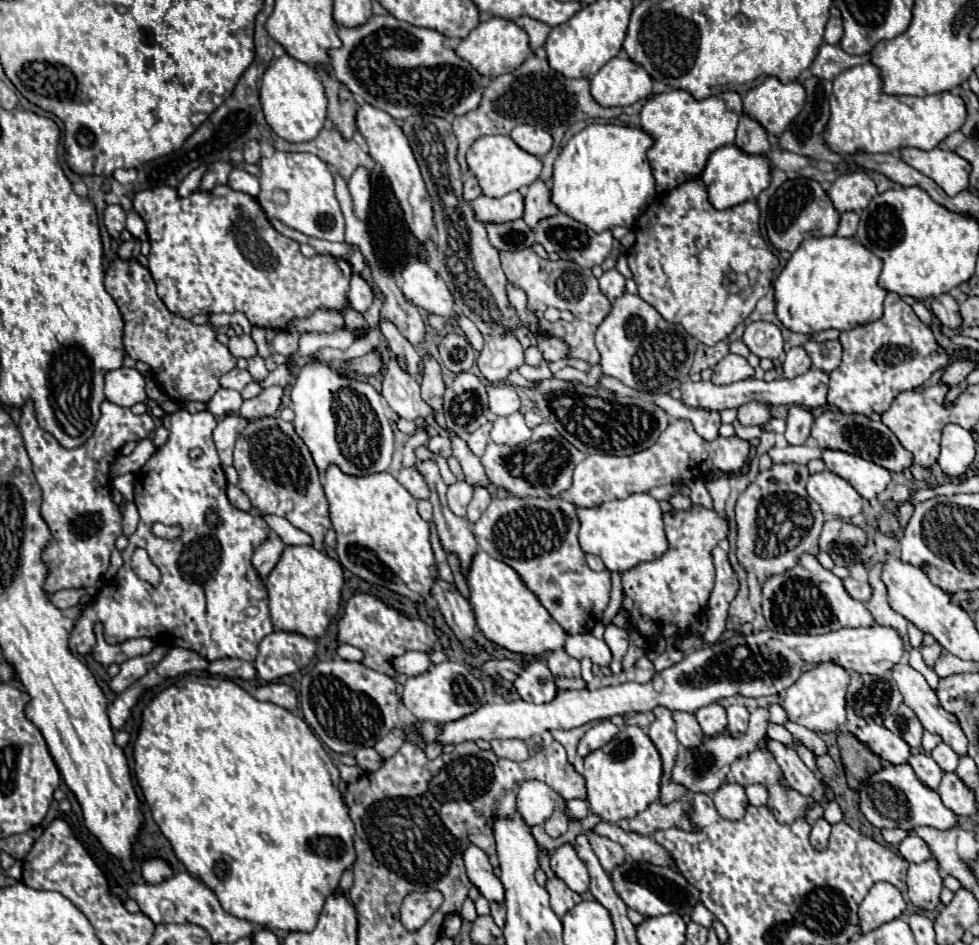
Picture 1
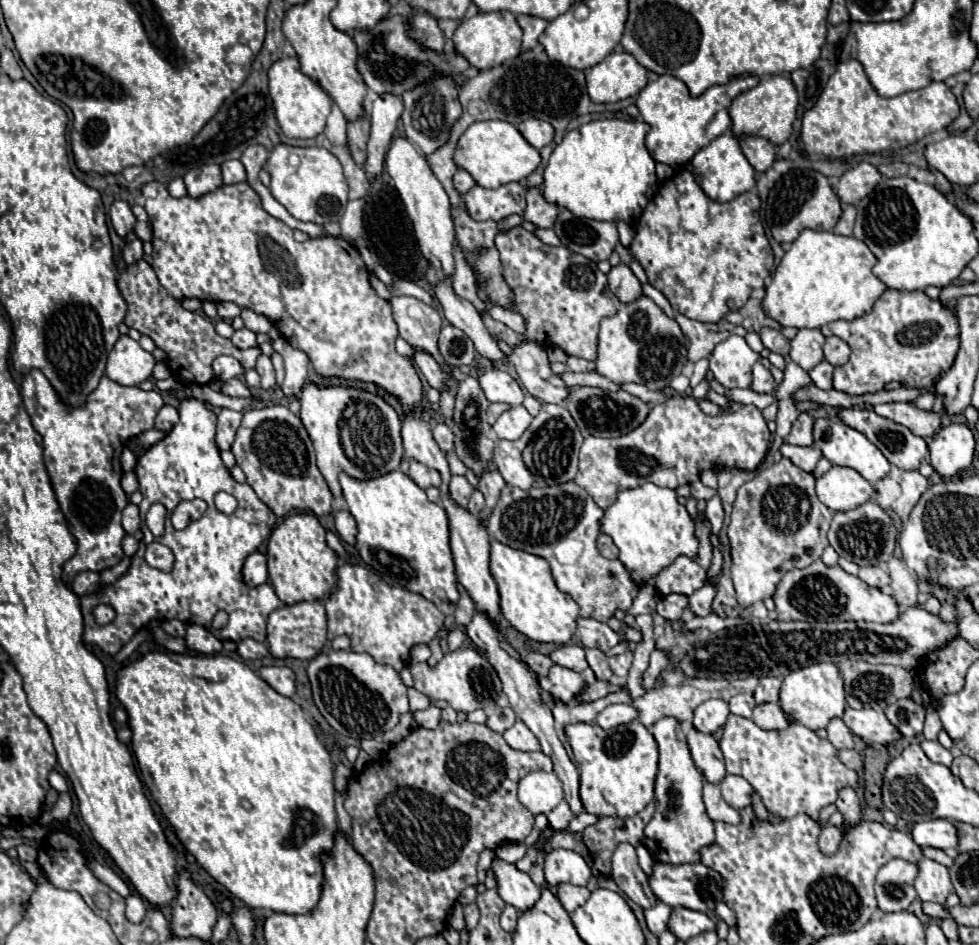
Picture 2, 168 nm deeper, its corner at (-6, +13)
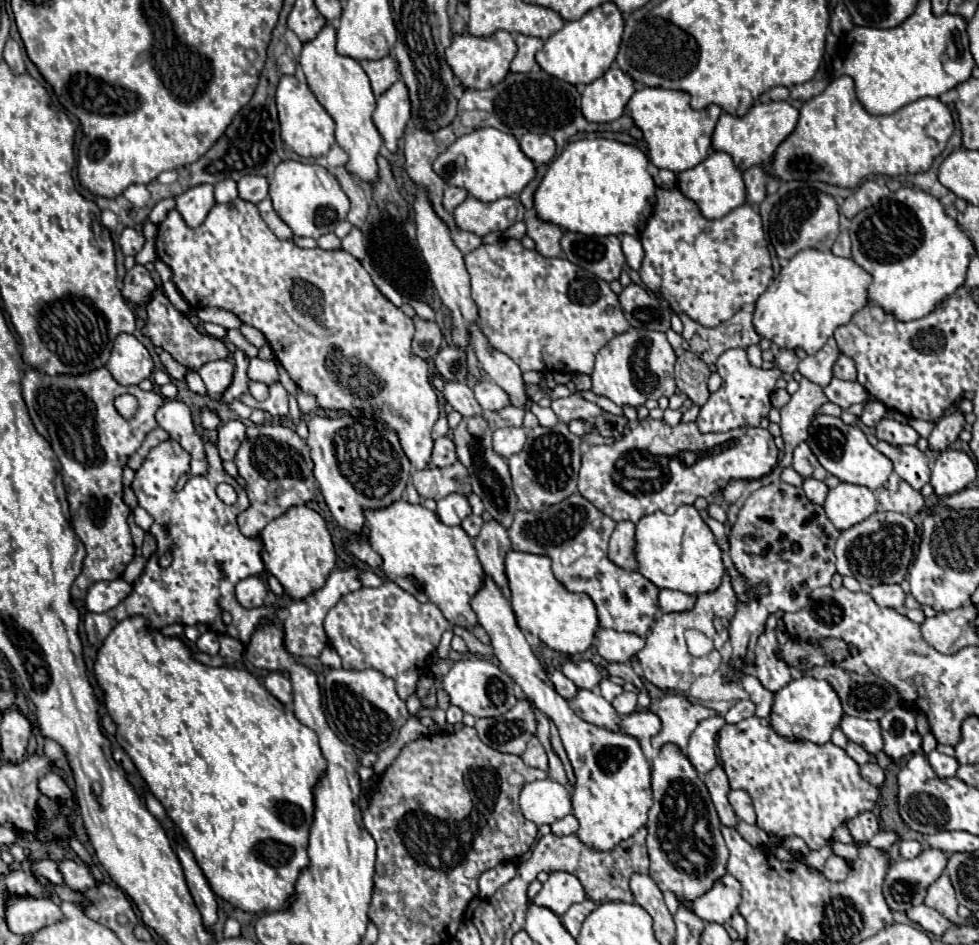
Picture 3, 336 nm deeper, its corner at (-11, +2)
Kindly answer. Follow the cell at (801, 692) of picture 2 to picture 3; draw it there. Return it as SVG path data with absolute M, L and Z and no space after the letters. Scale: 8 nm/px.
M813 677L793 679L785 689L779 689L773 699L773 709L769 717L769 725L775 733L789 741L811 741L815 745L825 745L831 739L831 733L837 729L843 717L841 701L835 689L827 681L819 681Z

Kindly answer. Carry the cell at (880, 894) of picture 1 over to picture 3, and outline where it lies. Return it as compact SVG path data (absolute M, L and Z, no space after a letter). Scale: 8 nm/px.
M927 847L915 859L897 861L889 867L883 883L883 895L891 909L905 913L923 903L927 887L937 881L947 865L947 855L941 849Z

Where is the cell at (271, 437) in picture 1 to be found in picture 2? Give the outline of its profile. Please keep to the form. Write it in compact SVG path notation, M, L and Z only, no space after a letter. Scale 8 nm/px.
M276 404L244 412L244 420L232 444L232 454L246 474L246 482L276 516L288 516L288 512L296 510L320 518L332 512L334 496L316 466L312 440L298 414L290 412L286 406Z

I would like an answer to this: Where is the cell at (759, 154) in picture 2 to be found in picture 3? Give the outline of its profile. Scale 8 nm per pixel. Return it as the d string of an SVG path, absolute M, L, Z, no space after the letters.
M751 167L743 171L743 181L745 181L747 203L759 205L765 199L765 183L767 183L765 171L761 167Z

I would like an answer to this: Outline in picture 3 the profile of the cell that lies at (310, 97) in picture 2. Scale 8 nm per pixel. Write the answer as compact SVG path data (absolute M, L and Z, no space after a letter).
M281 77L277 87L277 109L279 109L279 125L281 139L301 157L319 157L327 155L331 145L335 143L335 123L329 113L319 105L311 89L297 81L295 77Z

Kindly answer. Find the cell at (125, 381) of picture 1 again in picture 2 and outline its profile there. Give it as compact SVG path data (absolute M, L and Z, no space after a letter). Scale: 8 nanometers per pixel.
M120 336L108 356L106 376L122 386L140 386L152 376L154 364L154 356L142 350L138 342L130 336Z

